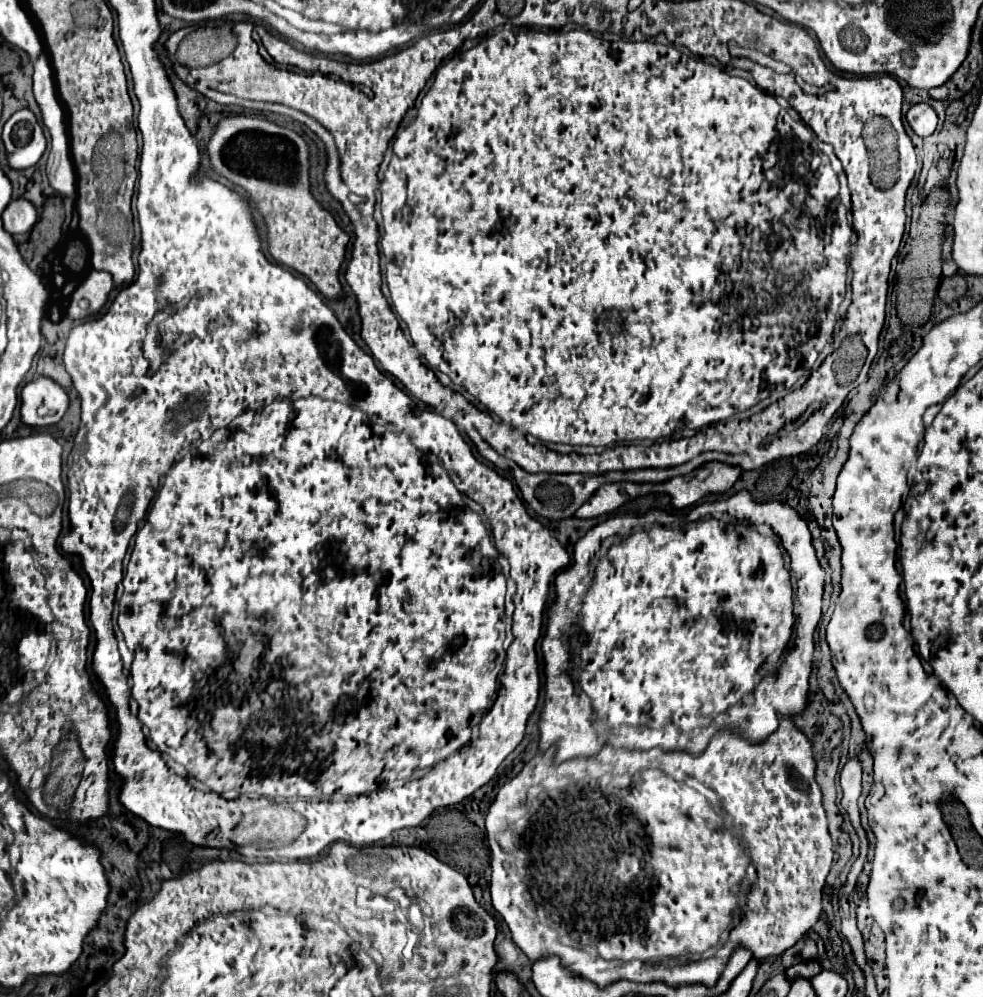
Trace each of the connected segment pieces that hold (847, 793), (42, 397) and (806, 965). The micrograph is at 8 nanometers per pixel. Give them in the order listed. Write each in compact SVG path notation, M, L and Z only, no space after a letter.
M849 759L845 763L845 767L841 769L841 789L843 789L843 799L841 805L845 807L851 825L855 827L859 839L861 839L861 853L867 853L867 837L865 831L859 823L859 807L857 807L857 799L861 795L861 779L863 779L863 765L859 759Z
M37 377L21 391L21 421L31 427L49 427L63 419L69 409L67 391L51 377Z
M807 959L807 961L801 961L801 963L793 965L791 969L787 969L787 975L789 975L791 981L797 979L797 977L807 977L807 979L811 979L811 977L817 975L819 971L821 971L819 961L817 961L817 959Z

